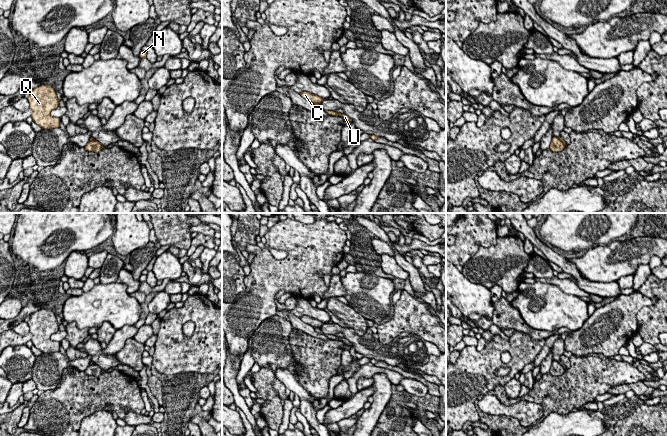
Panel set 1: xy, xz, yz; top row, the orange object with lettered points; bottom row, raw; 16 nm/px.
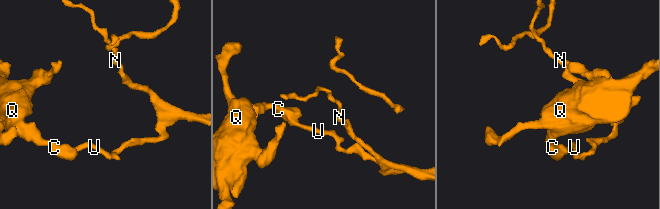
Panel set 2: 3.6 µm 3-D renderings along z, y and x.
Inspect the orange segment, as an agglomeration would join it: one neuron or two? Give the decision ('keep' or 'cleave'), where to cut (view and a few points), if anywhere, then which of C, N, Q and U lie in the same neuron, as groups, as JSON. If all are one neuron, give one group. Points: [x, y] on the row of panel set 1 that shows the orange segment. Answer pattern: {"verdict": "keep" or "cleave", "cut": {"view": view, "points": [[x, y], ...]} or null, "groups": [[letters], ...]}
{"verdict": "cleave", "cut": {"view": "yz", "points": [[558, 138], [565, 145]]}, "groups": [["C", "Q"], ["N", "U"]]}

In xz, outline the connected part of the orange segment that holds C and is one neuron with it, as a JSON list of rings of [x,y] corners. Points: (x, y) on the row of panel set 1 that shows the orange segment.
[[[306,91],[301,92],[300,95],[301,95],[303,98],[311,101],[314,105],[315,105],[315,104],[321,104],[321,102],[322,102],[323,100],[326,100],[326,99],[323,99],[323,98],[317,96],[317,95],[314,95],[314,94],[311,94],[311,93],[309,93],[309,92],[306,92]]]

